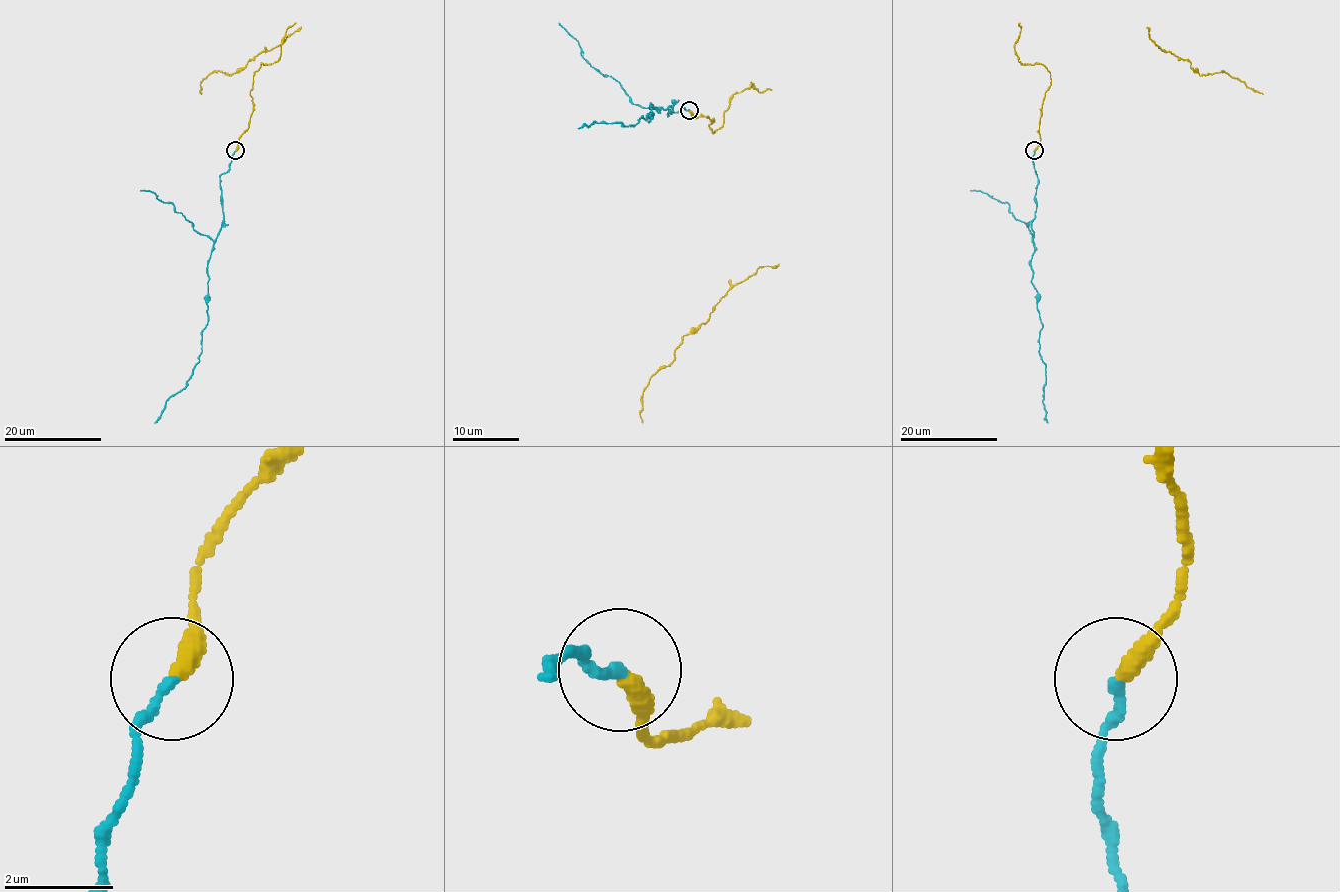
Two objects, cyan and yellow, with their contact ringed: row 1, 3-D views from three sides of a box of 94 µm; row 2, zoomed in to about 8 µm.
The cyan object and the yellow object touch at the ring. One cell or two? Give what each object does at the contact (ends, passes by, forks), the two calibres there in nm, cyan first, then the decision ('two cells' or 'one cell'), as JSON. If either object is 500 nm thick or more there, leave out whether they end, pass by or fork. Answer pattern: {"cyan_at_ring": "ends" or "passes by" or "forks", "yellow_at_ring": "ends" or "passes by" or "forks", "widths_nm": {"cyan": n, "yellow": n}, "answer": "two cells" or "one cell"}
{"cyan_at_ring": "ends", "yellow_at_ring": "ends", "widths_nm": {"cyan": 200, "yellow": 360}, "answer": "one cell"}

